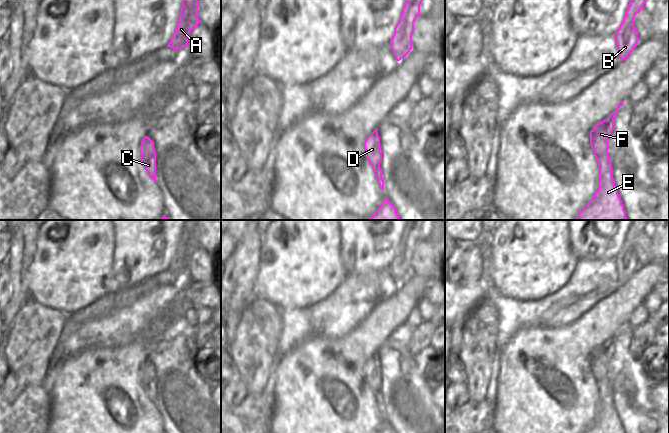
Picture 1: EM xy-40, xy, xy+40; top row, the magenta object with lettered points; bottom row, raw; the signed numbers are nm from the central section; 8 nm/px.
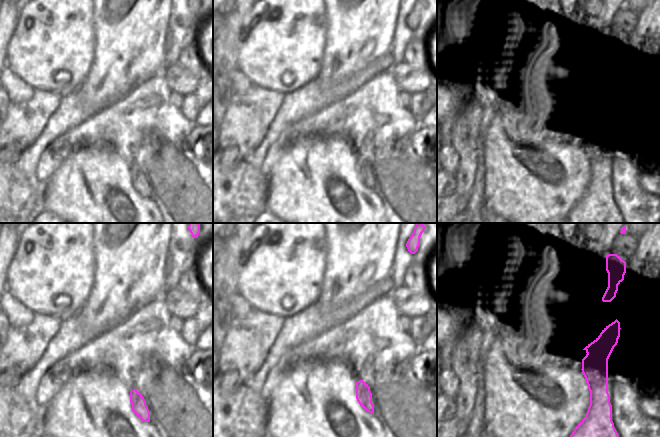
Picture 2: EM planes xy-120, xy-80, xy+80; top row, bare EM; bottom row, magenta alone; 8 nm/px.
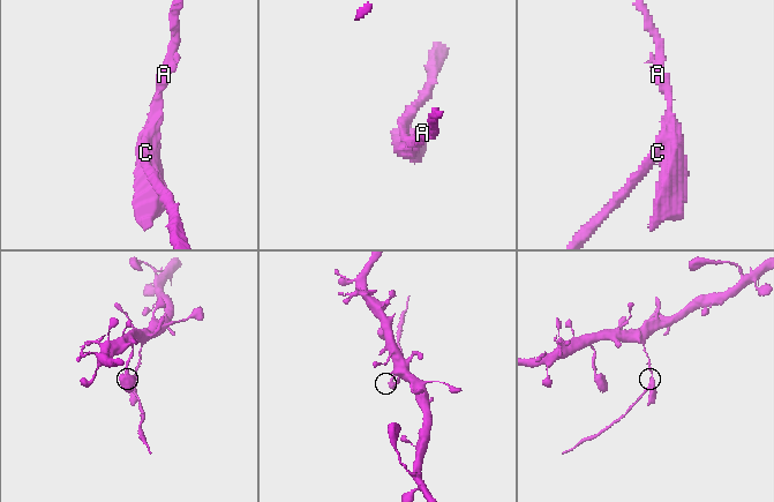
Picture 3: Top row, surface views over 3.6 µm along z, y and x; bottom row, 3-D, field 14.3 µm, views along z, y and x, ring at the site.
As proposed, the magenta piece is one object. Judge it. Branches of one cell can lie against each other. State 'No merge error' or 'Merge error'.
Merge error.

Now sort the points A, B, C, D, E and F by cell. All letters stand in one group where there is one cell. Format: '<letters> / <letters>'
A B E F / C D

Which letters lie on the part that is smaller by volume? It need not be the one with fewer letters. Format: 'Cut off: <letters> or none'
Cut off: C, D.

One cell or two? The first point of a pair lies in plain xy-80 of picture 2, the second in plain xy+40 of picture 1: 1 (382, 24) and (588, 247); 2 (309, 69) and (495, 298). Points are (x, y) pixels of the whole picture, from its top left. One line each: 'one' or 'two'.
1: one
2: two

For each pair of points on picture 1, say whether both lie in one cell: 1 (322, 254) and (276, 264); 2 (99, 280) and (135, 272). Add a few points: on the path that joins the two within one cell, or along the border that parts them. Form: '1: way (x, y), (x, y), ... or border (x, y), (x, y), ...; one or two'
1: way (311, 254), (304, 254), (294, 264), (287, 264); one
2: border (114, 254), (109, 292); two

